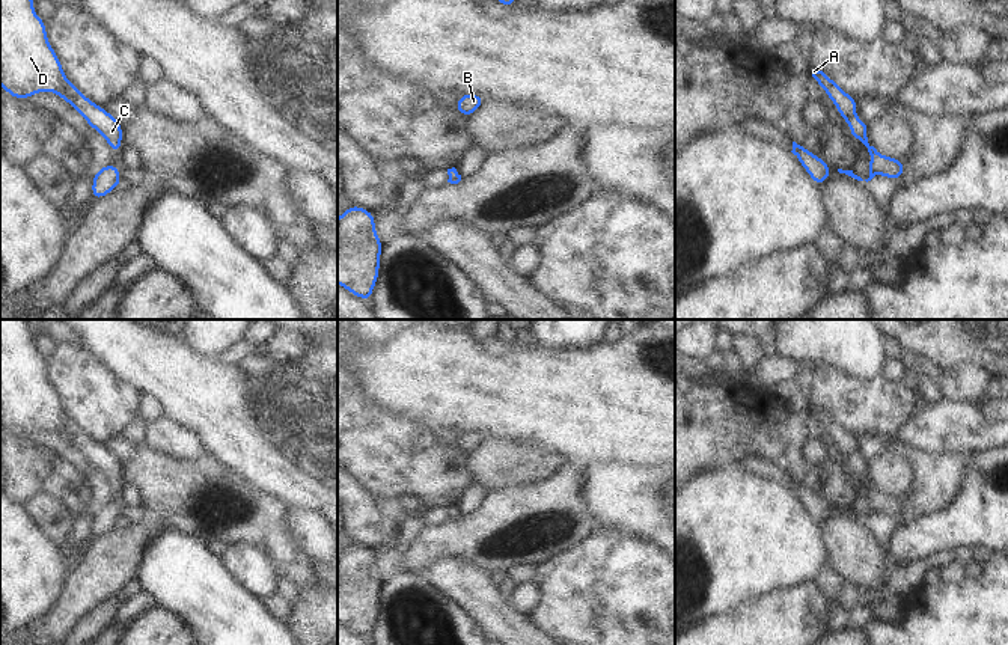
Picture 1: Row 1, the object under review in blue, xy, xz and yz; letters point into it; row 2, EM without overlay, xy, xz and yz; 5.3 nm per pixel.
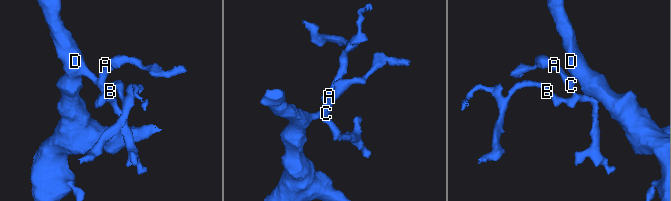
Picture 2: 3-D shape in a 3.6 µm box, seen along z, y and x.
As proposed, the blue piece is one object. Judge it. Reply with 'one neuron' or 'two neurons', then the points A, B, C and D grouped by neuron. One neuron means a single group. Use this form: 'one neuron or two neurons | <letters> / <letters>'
one neuron | A B C D

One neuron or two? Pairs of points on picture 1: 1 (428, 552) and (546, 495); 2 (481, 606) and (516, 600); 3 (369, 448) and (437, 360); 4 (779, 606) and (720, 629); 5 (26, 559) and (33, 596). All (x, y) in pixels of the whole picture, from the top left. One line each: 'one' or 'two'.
1: one
2: two
3: two
4: one
5: one

